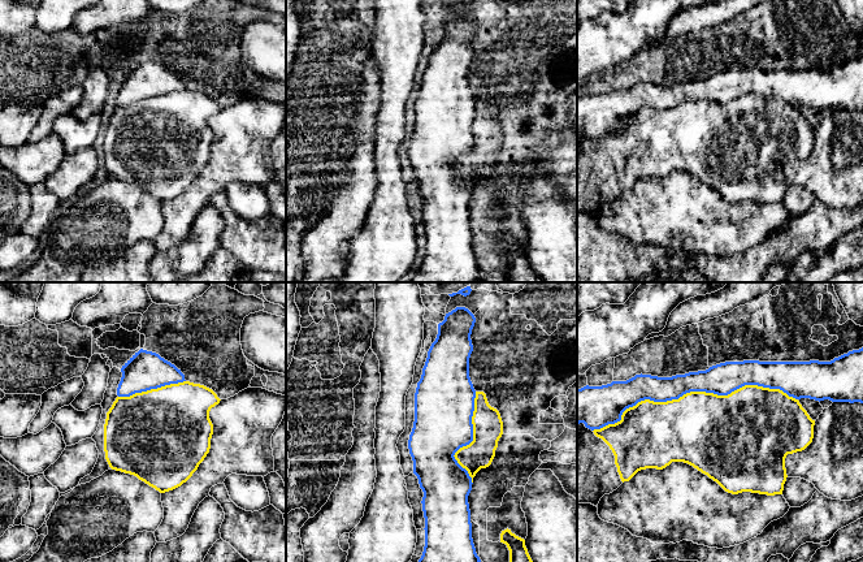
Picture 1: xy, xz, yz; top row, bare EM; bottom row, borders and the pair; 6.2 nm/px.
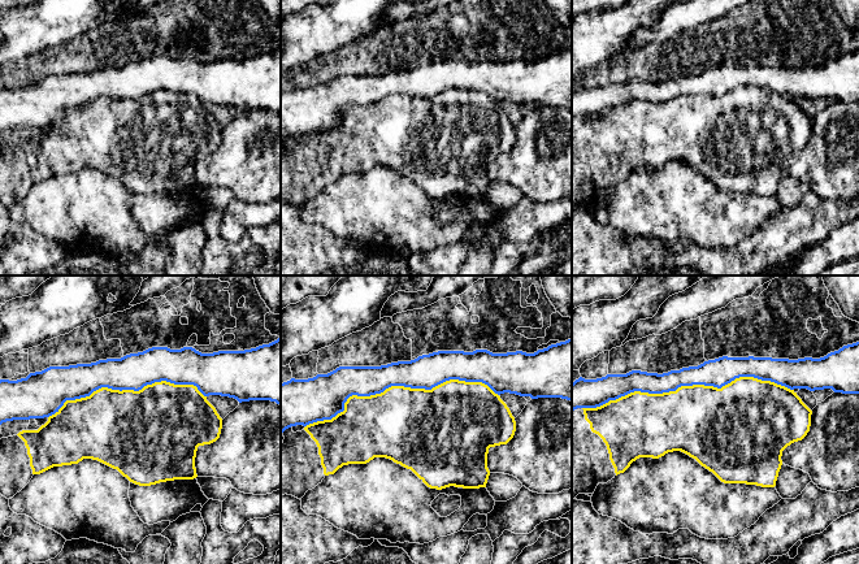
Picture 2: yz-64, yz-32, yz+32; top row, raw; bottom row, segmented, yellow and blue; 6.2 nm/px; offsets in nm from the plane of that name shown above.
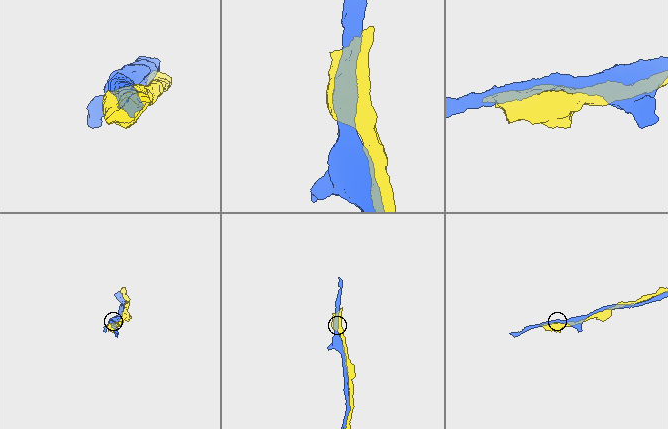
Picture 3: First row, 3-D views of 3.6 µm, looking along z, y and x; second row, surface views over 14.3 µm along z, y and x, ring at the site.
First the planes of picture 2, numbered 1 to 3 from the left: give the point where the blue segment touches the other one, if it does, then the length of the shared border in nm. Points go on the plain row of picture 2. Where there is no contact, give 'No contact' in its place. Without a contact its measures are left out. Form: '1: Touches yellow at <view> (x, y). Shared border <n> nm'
1: Touches yellow at yz-64 (126, 99). Shared border 1000 nm
2: Touches yellow at yz-32 (398, 95). Shared border 1200 nm
3: Touches yellow at yz+32 (688, 95). Shared border 1300 nm

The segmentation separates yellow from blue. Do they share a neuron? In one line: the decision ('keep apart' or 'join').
keep apart

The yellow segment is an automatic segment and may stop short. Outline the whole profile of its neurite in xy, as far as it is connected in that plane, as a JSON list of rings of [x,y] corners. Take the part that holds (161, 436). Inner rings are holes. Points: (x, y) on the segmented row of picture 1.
[[[190,381],[117,397],[104,424],[109,467],[136,476],[160,493],[181,487],[209,453],[213,435],[209,411],[220,401],[212,389]]]

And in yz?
[[[745,385],[728,395],[690,392],[667,402],[645,399],[626,408],[615,424],[594,431],[584,423],[577,425],[577,503],[598,506],[604,494],[638,471],[663,470],[672,462],[693,466],[732,494],[782,494],[785,458],[812,442],[814,425],[798,399],[758,385]]]

